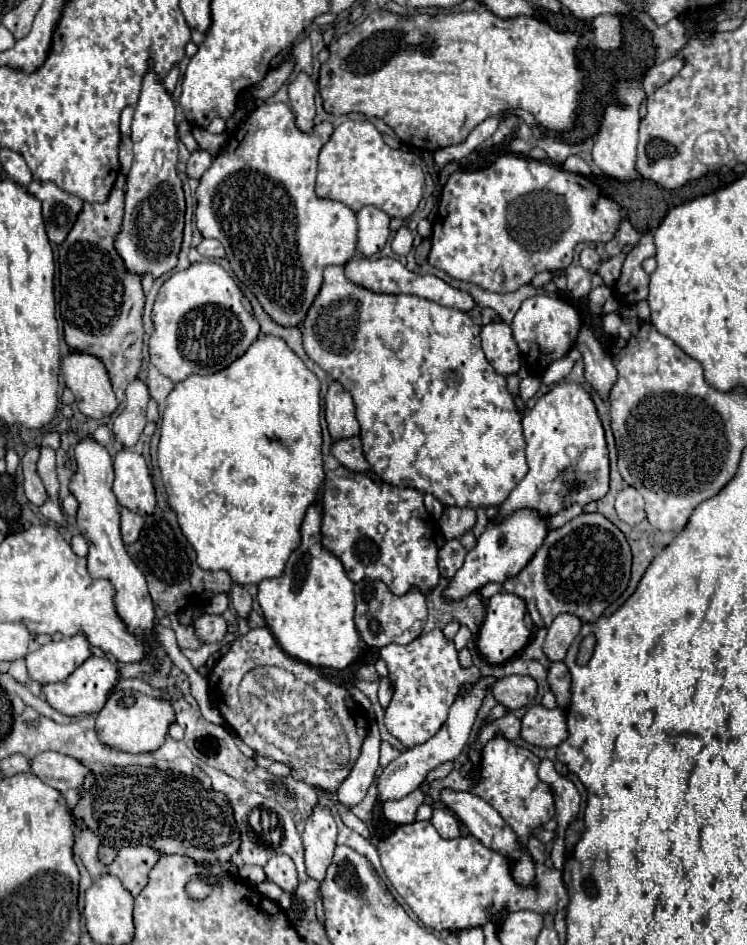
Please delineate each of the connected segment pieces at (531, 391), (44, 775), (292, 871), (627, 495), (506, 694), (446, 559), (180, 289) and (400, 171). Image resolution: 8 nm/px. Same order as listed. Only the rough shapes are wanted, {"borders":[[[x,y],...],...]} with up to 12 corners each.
{"borders":[[[540,378],[520,380],[520,398],[528,400],[540,388]],[[42,752],[32,772],[66,792],[90,770],[72,756]],[[278,854],[264,866],[268,880],[294,894],[296,866],[290,856]],[[628,486],[616,496],[620,520],[634,526],[646,518],[644,498]],[[506,676],[492,686],[508,710],[524,708],[538,692],[530,676]],[[456,538],[438,550],[438,570],[446,580],[464,564],[468,550]],[[216,262],[174,272],[150,362],[174,384],[246,354],[260,326]],[[368,120],[334,128],[316,196],[414,214],[422,160]]]}

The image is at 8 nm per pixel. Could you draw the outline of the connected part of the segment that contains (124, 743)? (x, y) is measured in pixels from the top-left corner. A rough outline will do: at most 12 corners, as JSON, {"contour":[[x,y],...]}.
{"contour":[[134,692],[110,694],[100,742],[120,752],[164,744],[174,710]]}

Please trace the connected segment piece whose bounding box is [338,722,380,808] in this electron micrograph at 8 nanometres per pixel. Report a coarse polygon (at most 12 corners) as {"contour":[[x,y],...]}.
{"contour":[[372,722],[360,758],[338,788],[350,808],[366,796],[378,768],[380,732]]}

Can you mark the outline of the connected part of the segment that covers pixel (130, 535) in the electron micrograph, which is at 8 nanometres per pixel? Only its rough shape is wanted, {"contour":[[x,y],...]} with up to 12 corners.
{"contour":[[120,510],[120,532],[124,544],[138,540],[144,518]]}

